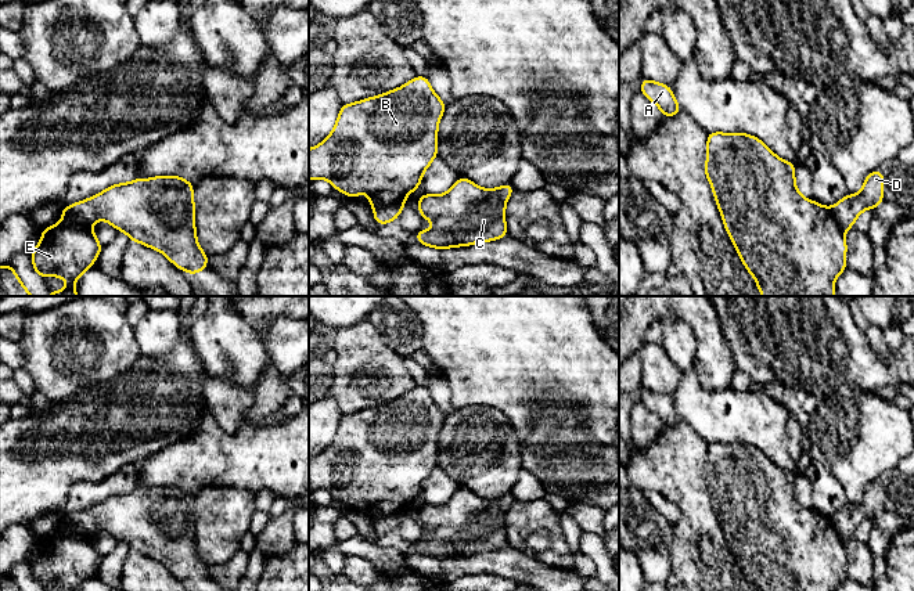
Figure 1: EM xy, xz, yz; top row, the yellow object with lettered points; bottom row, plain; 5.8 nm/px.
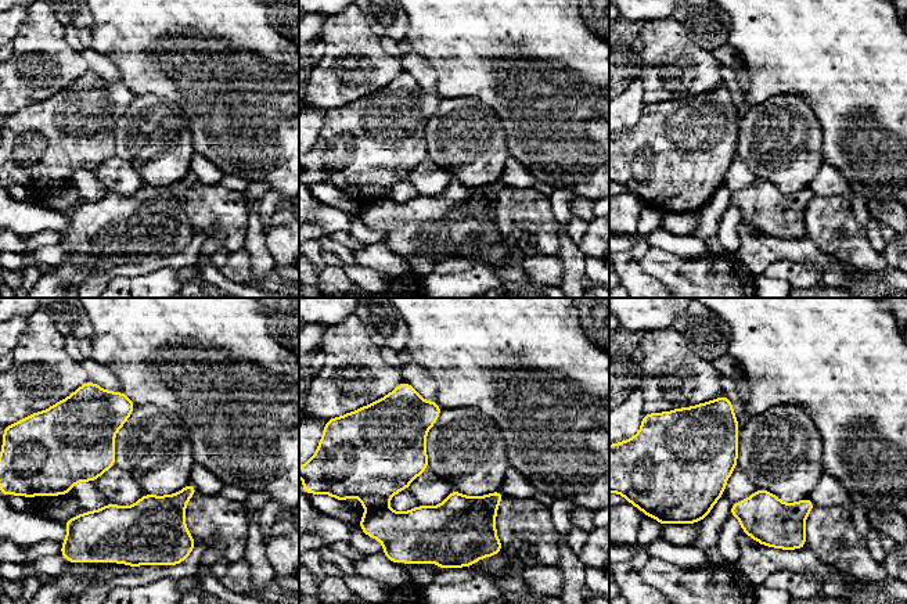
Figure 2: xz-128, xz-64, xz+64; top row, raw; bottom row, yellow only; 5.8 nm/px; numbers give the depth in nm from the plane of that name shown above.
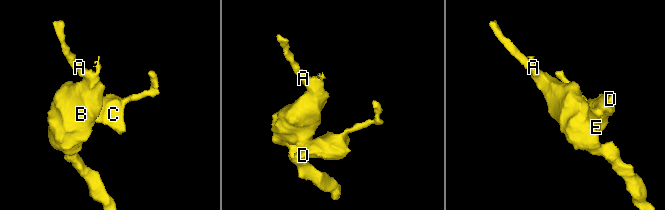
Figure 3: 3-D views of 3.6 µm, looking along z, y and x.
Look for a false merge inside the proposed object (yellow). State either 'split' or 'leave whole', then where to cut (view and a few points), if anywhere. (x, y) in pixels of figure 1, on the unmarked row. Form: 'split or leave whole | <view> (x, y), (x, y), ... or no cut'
split | xz (403, 508), (389, 514), (380, 514), (374, 519)

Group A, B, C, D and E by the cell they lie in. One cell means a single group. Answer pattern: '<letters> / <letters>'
A B E / C D

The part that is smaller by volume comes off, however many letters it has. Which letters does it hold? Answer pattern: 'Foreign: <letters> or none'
Foreign: C, D

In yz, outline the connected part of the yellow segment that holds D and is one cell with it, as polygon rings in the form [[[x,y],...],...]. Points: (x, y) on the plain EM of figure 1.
[[[877,479],[863,493],[856,505],[846,504],[838,513],[831,516],[835,531],[846,541],[853,537],[857,526],[866,519],[875,519],[884,511],[884,484]]]

